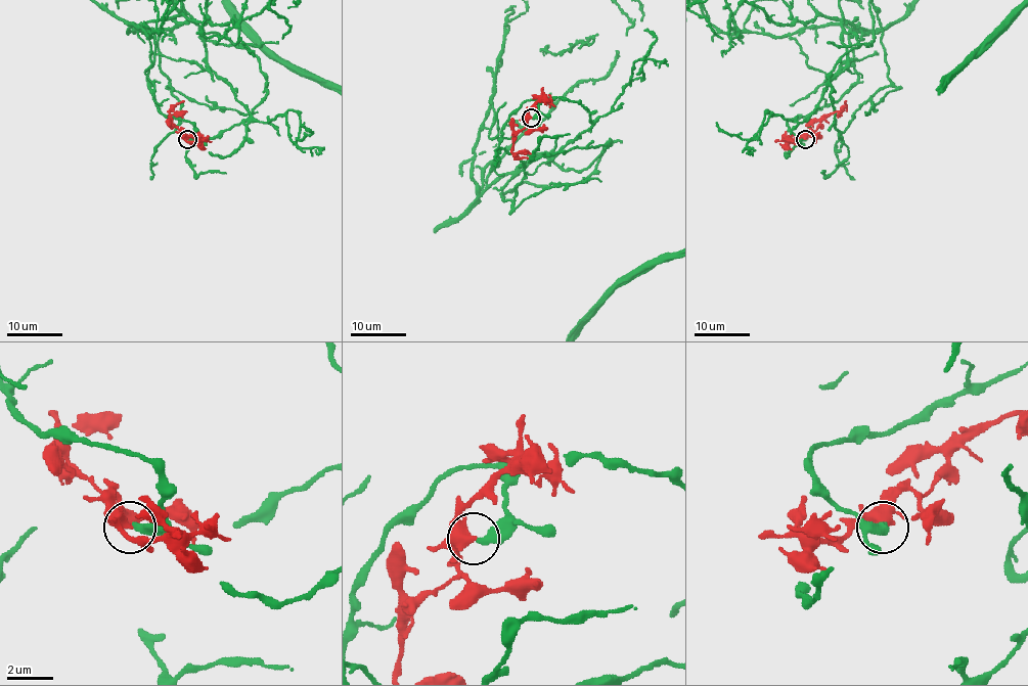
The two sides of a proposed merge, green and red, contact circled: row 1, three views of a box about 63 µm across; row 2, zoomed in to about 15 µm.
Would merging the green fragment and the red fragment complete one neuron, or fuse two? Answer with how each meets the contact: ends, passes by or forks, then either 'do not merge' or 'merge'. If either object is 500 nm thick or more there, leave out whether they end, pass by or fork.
green ends; red passes by; do not merge

